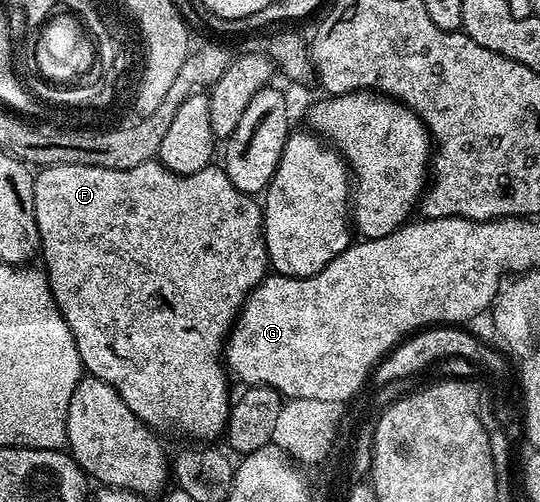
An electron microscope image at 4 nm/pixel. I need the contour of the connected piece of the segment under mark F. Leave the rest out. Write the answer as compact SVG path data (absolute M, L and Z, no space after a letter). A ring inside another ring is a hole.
M151 161L138 165L136 168L130 169L108 169L98 168L92 165L76 165L76 164L52 164L43 166L34 177L34 208L36 209L36 225L40 233L40 259L46 262L44 266L44 274L50 280L50 292L54 294L56 305L60 309L60 313L66 318L66 324L70 326L72 337L76 341L76 349L80 353L80 361L83 368L89 374L95 375L100 381L108 381L108 385L112 385L112 389L116 391L118 396L124 401L124 405L128 405L128 409L132 409L132 413L136 413L136 417L147 427L155 432L162 433L166 431L179 431L182 435L187 435L187 440L202 441L198 439L210 439L206 441L214 441L214 438L221 436L226 430L226 421L230 417L230 408L232 406L232 394L230 395L230 383L227 368L224 366L224 340L229 336L231 327L234 326L234 320L238 317L238 312L242 310L243 303L246 302L246 296L253 293L258 284L266 278L268 274L268 260L266 258L266 238L262 232L262 209L259 200L253 195L246 195L240 189L236 189L232 185L232 181L226 176L225 170L221 166L211 165L200 169L196 173L188 173L187 175L177 175L172 173L161 161Z

